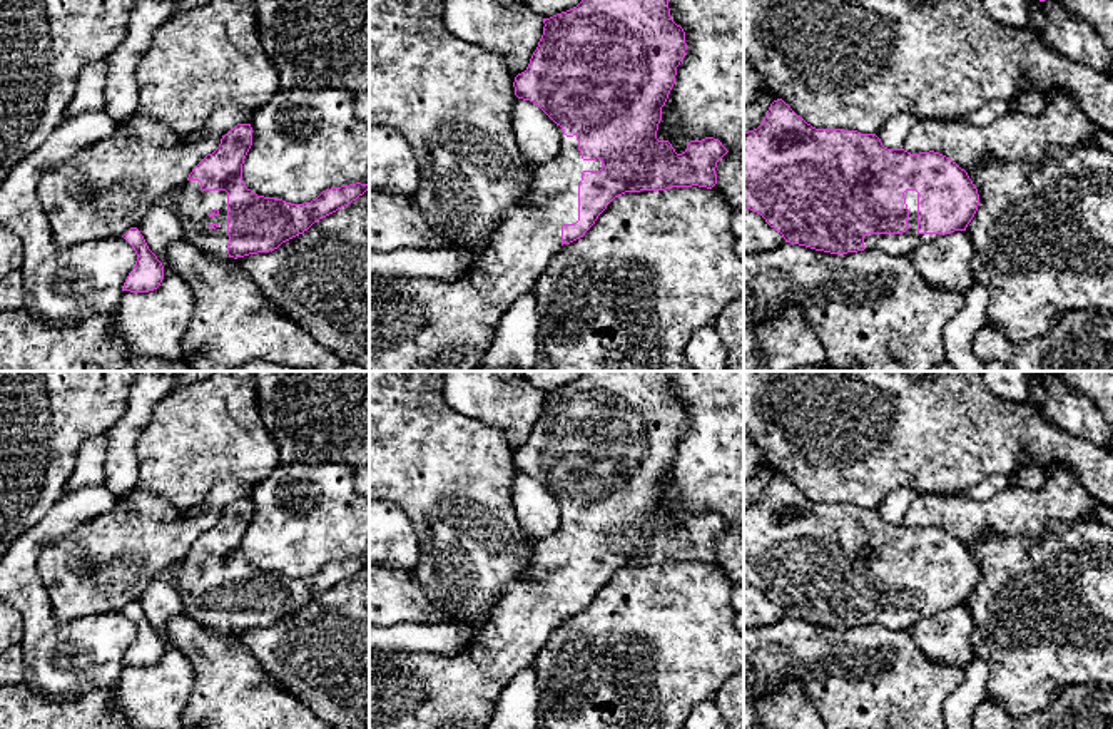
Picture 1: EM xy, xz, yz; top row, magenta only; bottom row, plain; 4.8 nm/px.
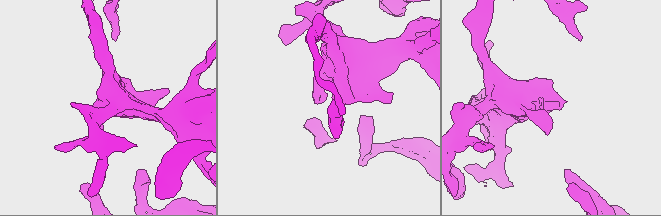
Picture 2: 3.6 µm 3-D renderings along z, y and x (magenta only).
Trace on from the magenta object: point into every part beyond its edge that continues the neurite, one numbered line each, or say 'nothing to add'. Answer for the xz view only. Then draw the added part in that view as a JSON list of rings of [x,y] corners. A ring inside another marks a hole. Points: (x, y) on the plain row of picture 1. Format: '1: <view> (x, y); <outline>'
1: xz (415, 689); [[[558,500],[558,505],[560,505],[560,510],[562,510],[562,522],[560,522],[558,530],[556,530],[553,535],[550,535],[550,537],[546,537],[546,538],[543,538],[543,540],[540,540],[540,542],[536,542],[536,543],[533,545],[533,555],[531,555],[531,560],[530,560],[530,563],[528,563],[525,574],[521,575],[520,580],[513,582],[513,585],[510,587],[506,597],[505,597],[503,602],[498,605],[496,614],[495,614],[491,624],[490,624],[488,627],[483,629],[480,639],[478,639],[475,644],[471,644],[470,647],[461,649],[461,650],[458,650],[458,652],[455,652],[455,654],[440,654],[440,652],[424,652],[424,650],[404,650],[404,652],[399,652],[399,654],[396,654],[396,655],[393,655],[393,657],[386,657],[386,659],[383,659],[383,660],[378,660],[378,659],[374,659],[374,657],[369,655],[369,729],[485,729],[485,727],[486,727],[486,724],[491,721],[496,699],[498,699],[500,692],[503,691],[503,687],[511,681],[511,677],[513,677],[518,670],[521,670],[523,667],[533,665],[535,655],[538,654],[538,650],[541,649],[541,645],[546,642],[546,639],[548,639],[548,635],[551,634],[551,630],[553,630],[553,629],[558,625],[558,622],[562,620],[562,600],[563,600],[563,599],[575,599],[575,597],[578,595],[578,558],[580,558],[580,555],[582,555],[582,547],[583,547],[583,545],[600,545],[600,543],[602,543],[602,535],[600,535],[600,533],[597,533],[597,535],[583,535],[583,533],[582,533],[582,528],[580,528],[580,525],[578,525],[577,510],[567,512],[567,510],[562,507],[562,502],[560,502],[560,500]]]

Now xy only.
1: xy (193, 581); [[[186,555],[175,587],[182,600],[182,614],[211,630],[229,632],[226,565],[202,565],[199,555]]]

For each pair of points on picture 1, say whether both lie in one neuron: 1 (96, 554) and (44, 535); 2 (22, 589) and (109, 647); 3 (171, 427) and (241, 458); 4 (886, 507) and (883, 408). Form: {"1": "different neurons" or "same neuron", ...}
{"1": "different neurons", "2": "same neuron", "3": "same neuron", "4": "different neurons"}

